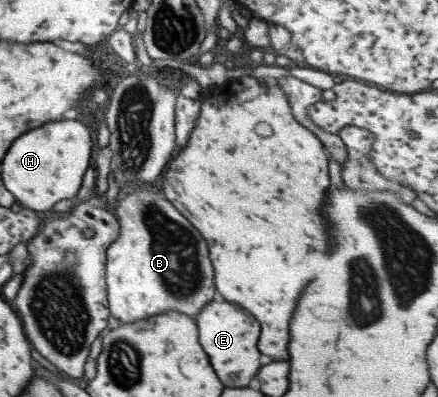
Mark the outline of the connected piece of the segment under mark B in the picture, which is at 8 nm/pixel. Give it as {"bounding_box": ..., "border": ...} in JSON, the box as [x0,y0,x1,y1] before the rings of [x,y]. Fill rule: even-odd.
{"bounding_box":[104,184,217,323],"border":[[[138,184],[116,199],[114,217],[118,221],[118,239],[106,247],[104,279],[109,315],[119,323],[134,323],[166,311],[178,311],[194,319],[212,297],[217,297],[204,239],[160,193],[157,185]]]}

